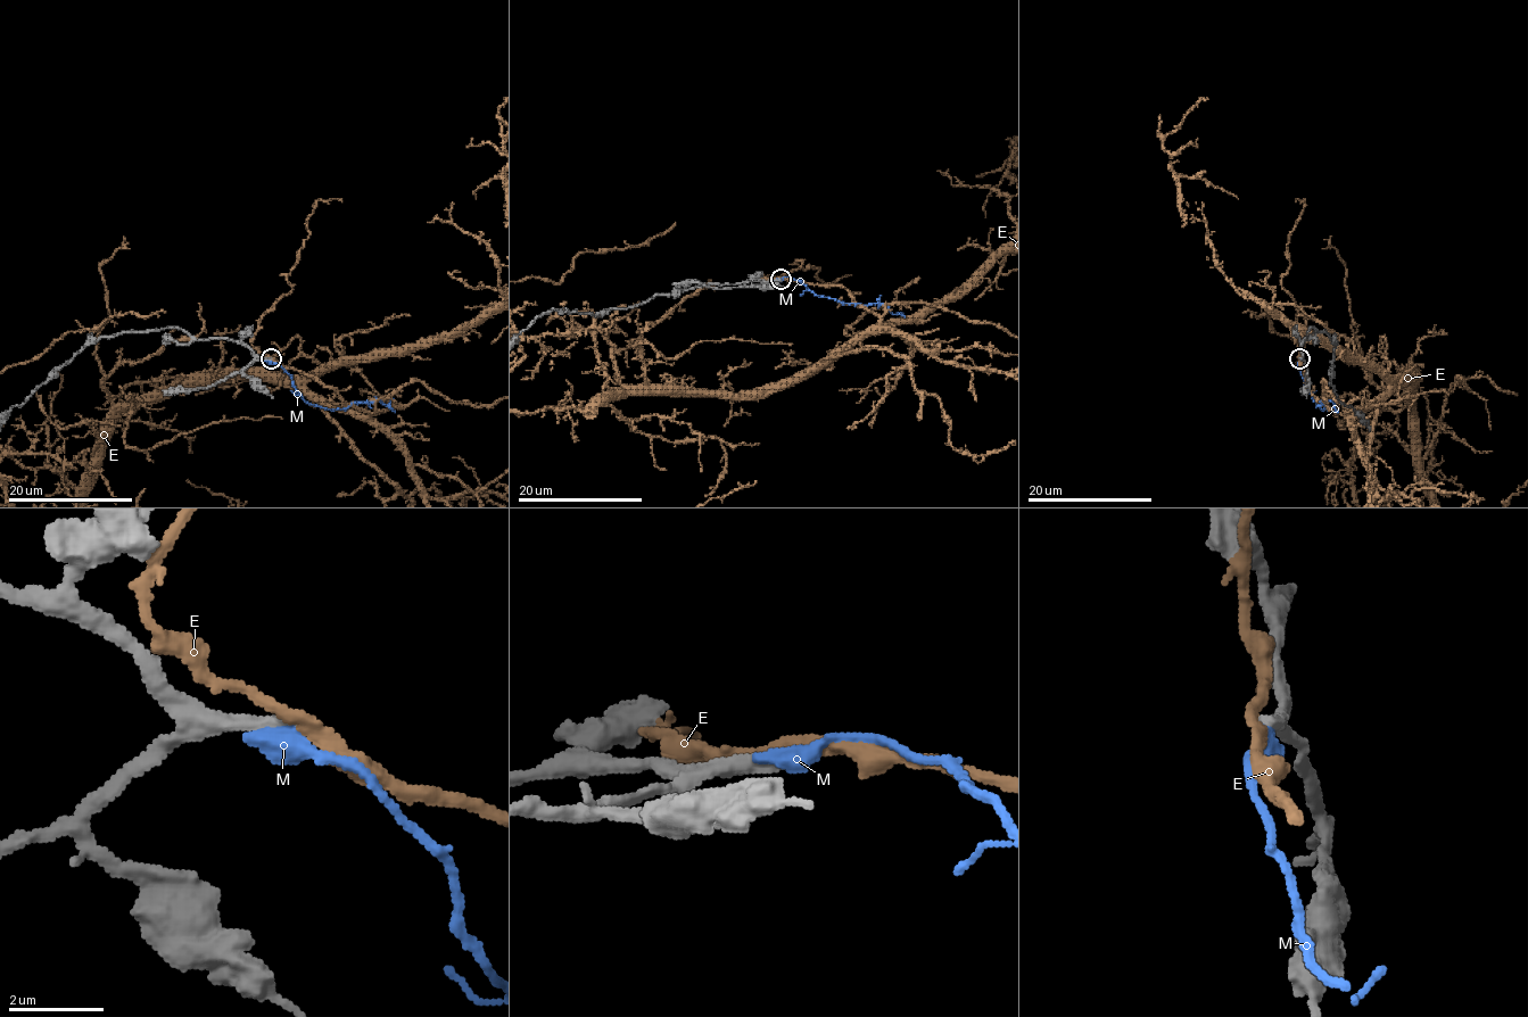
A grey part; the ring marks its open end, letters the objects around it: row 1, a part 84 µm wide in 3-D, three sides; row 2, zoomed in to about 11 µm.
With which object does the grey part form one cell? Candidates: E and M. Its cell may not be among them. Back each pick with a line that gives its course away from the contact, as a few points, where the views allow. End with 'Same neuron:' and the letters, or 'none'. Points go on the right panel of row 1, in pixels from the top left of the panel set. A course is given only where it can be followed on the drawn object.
Same neuron: none

